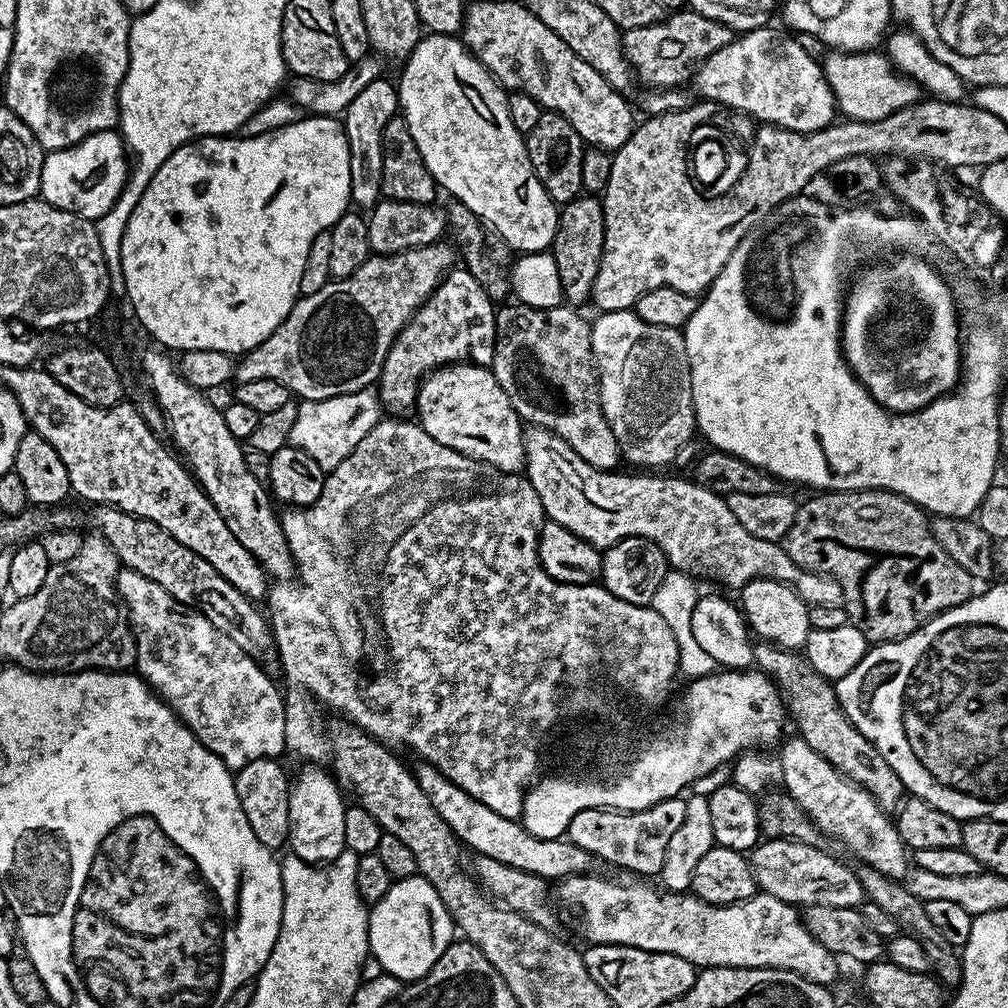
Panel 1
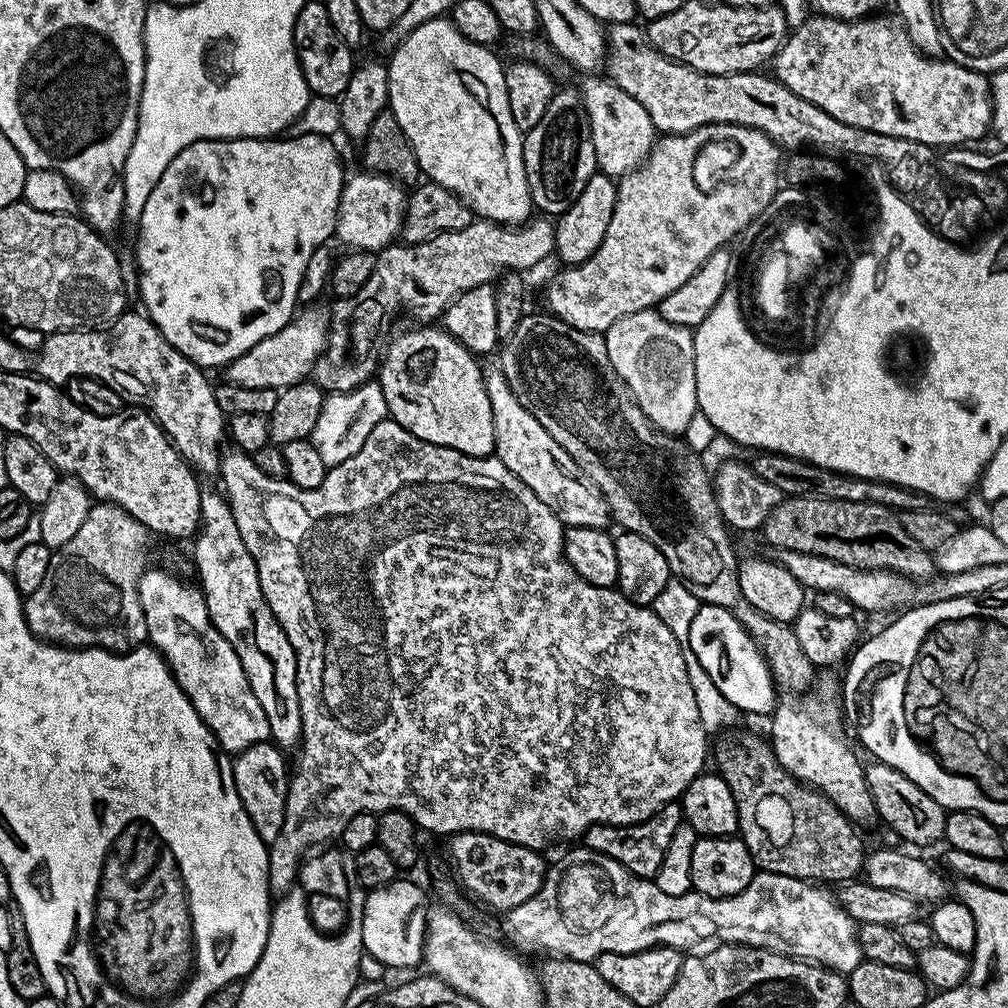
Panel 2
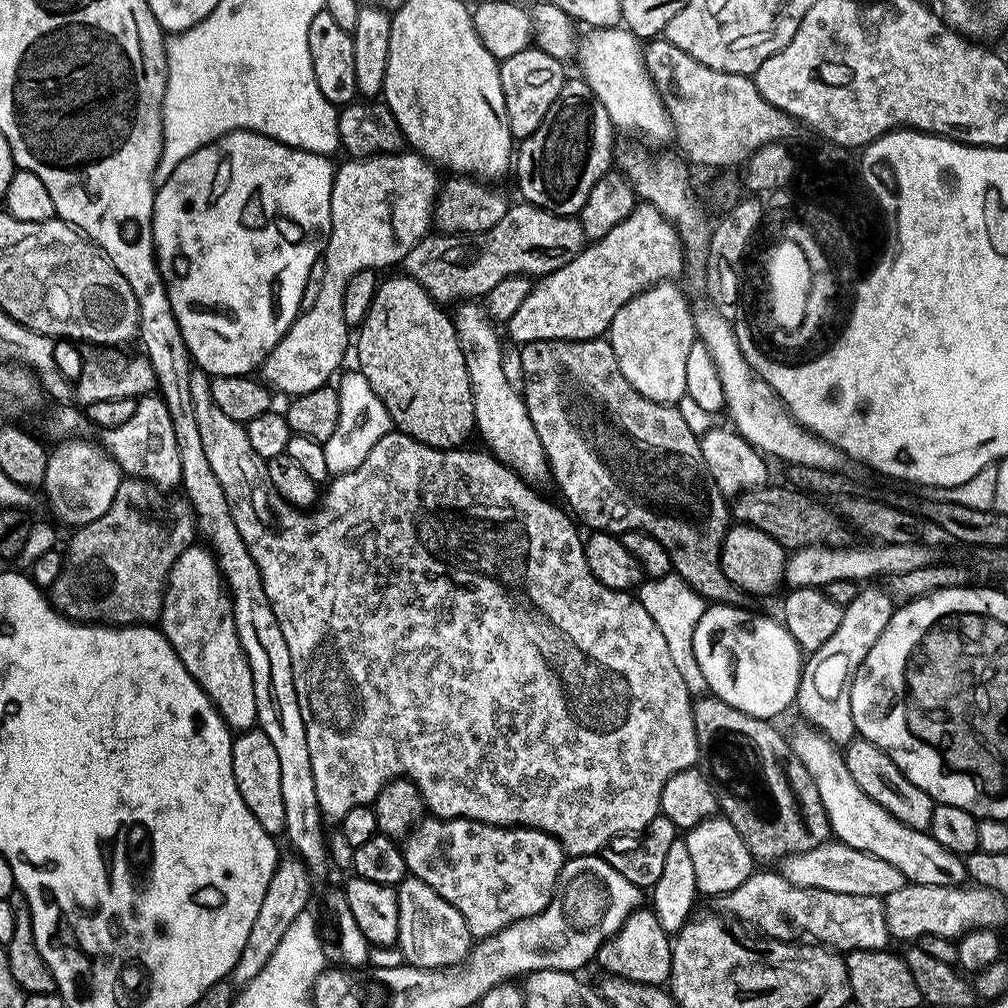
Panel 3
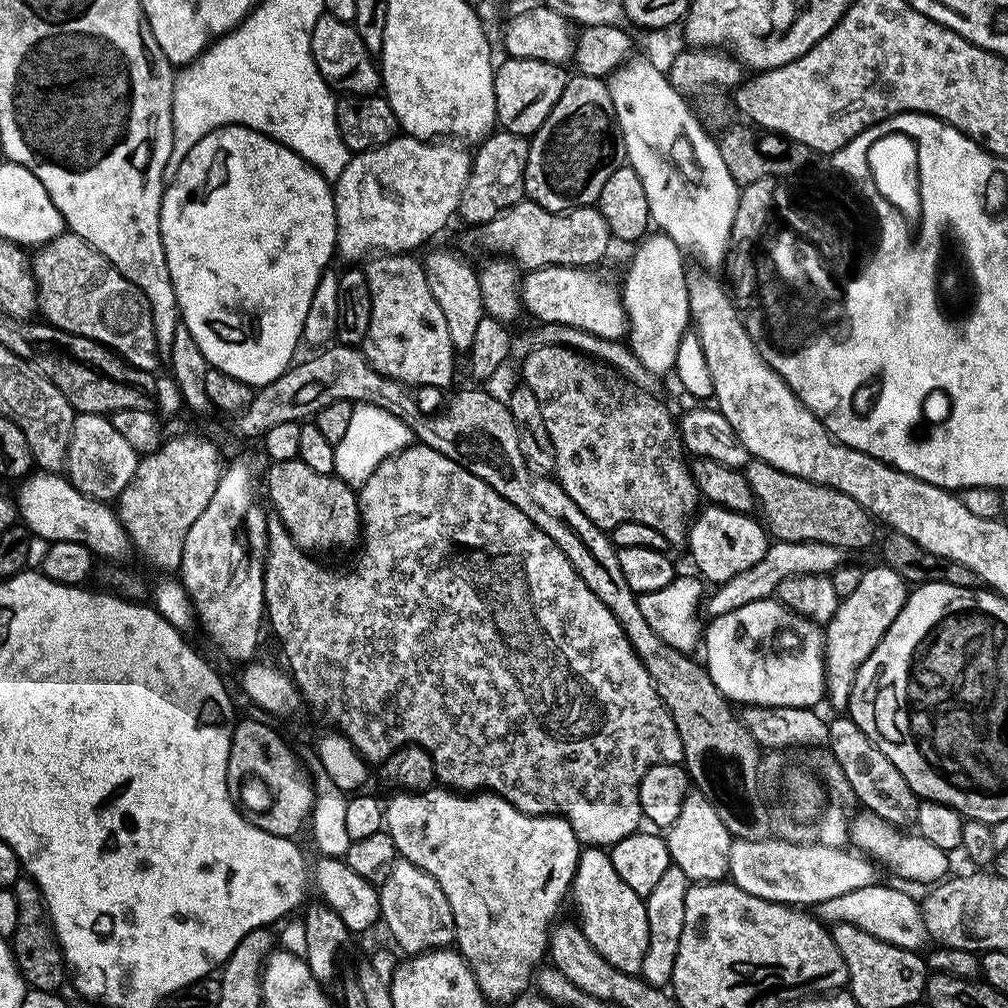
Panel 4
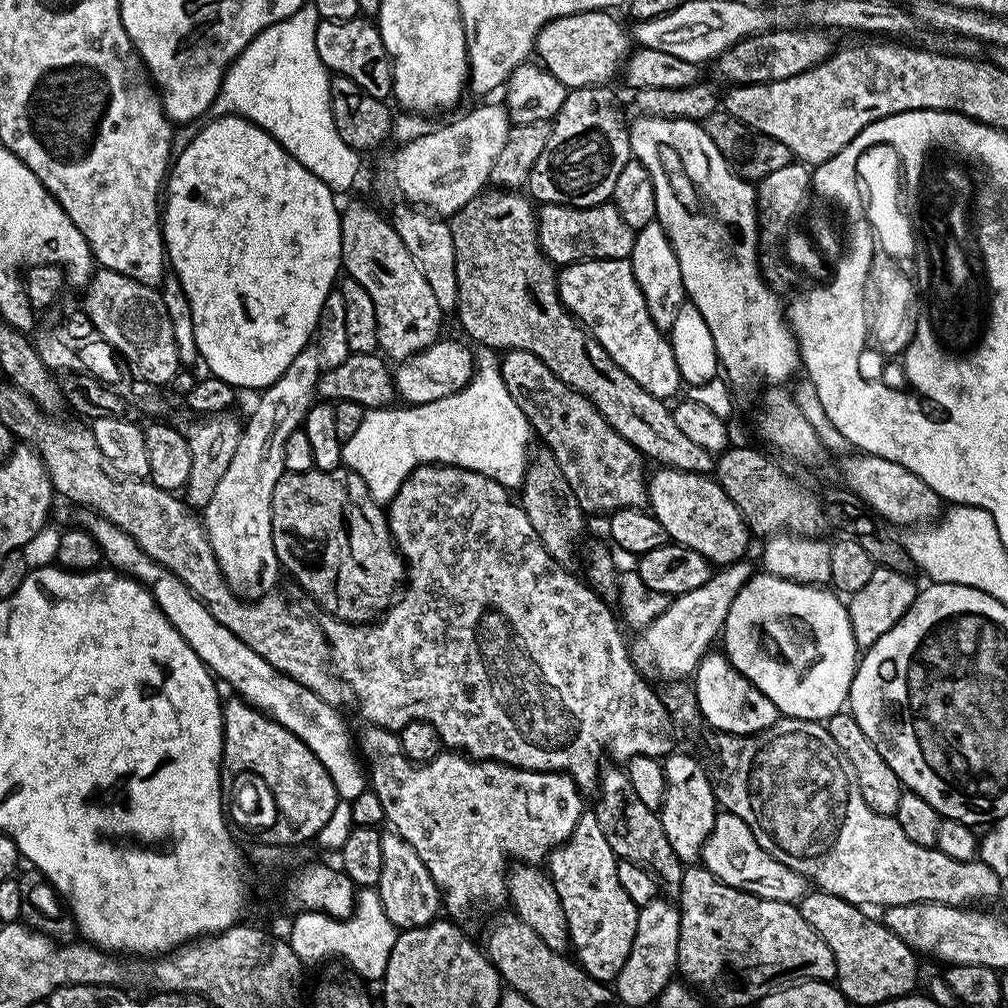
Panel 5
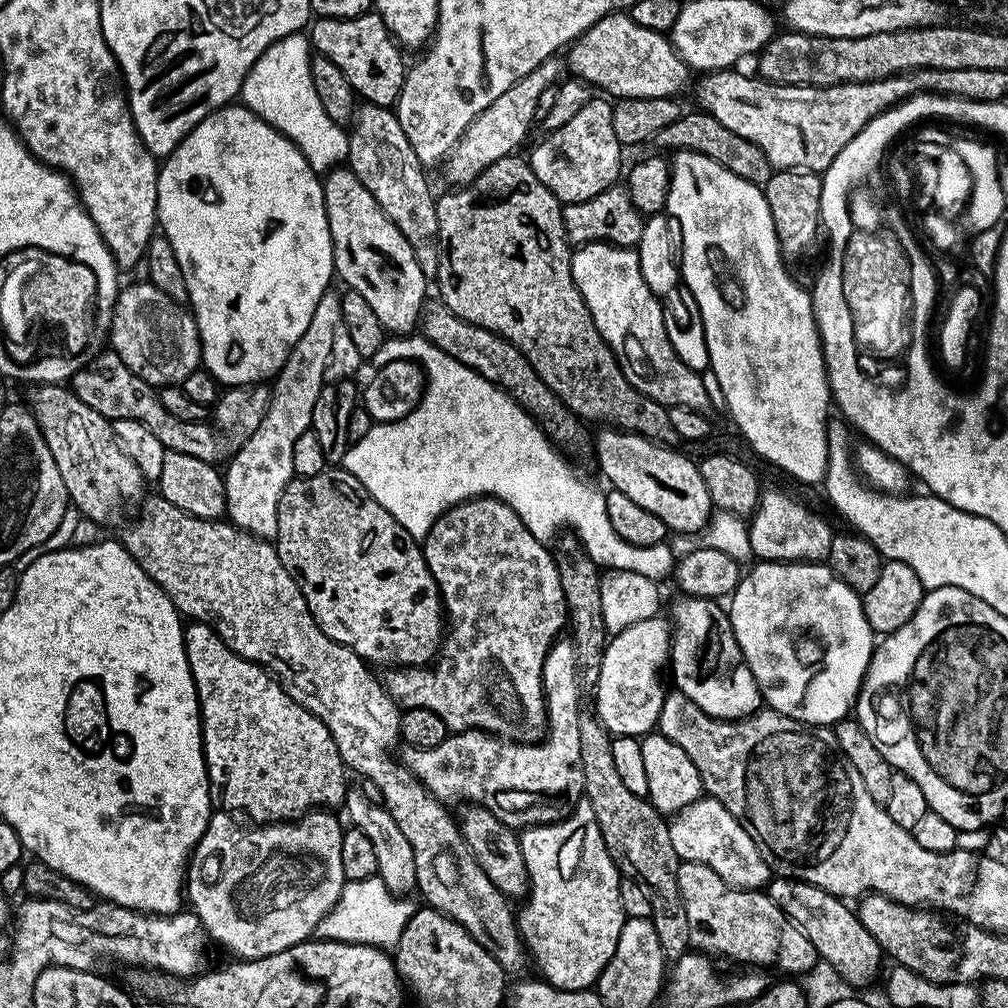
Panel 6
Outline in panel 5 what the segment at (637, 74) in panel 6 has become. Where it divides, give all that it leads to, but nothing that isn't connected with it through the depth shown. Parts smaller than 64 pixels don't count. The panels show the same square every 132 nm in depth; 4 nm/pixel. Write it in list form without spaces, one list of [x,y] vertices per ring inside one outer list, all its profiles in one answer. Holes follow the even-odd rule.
[[[611,11],[579,12],[552,20],[536,39],[535,55],[543,69],[562,82],[568,90],[594,88],[617,79],[630,51],[630,32],[615,20]]]

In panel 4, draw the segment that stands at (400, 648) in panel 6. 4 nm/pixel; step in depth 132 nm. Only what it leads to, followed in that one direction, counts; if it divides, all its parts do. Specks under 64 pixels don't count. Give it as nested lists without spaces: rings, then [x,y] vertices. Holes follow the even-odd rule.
[[[299,458],[286,462],[273,460],[267,466],[269,467],[268,500],[276,511],[273,512],[275,519],[282,522],[282,526],[303,552],[321,554],[320,552],[328,552],[331,548],[348,548],[361,539],[360,502],[357,493],[348,484],[343,484],[334,474],[330,476],[317,474]]]

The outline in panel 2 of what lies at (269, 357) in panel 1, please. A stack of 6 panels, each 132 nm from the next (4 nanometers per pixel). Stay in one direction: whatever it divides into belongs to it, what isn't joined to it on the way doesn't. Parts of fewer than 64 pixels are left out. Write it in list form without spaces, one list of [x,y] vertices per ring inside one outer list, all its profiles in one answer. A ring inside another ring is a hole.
[[[476,218],[461,232],[443,232],[421,244],[393,242],[388,247],[381,248],[376,257],[374,274],[370,274],[366,286],[362,286],[362,290],[358,290],[356,296],[345,296],[337,299],[336,305],[331,305],[328,317],[328,345],[324,348],[323,356],[317,358],[316,365],[312,368],[311,379],[328,394],[353,392],[377,375],[382,349],[385,347],[384,331],[391,326],[392,319],[403,308],[416,319],[413,321],[439,321],[445,310],[466,290],[474,290],[474,286],[492,284],[508,272],[523,273],[524,268],[532,268],[535,264],[542,263],[548,255],[551,257],[556,246],[553,221],[548,218],[536,219],[532,218],[519,226],[512,227]]]

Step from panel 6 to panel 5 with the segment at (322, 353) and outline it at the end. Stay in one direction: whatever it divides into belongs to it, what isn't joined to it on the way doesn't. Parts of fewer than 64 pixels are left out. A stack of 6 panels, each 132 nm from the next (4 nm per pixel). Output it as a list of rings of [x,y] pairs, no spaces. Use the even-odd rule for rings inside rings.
[[[315,347],[304,348],[294,358],[289,368],[269,388],[263,389],[260,401],[252,412],[252,421],[243,425],[238,450],[234,454],[234,462],[230,462],[230,470],[222,474],[222,482],[218,482],[218,490],[214,490],[214,498],[202,510],[202,523],[208,533],[208,541],[214,550],[214,558],[226,578],[226,582],[237,593],[248,598],[265,596],[273,591],[276,579],[282,576],[278,558],[274,554],[272,541],[272,495],[278,478],[284,475],[284,451],[286,438],[297,431],[304,423],[304,416],[314,403],[316,383],[320,380],[322,369],[319,366]]]

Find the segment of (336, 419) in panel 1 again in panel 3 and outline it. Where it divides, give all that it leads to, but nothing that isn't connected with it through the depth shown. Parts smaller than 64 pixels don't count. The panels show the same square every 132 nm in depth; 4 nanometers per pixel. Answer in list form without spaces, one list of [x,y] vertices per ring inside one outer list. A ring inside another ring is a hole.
[[[358,370],[346,372],[339,377],[341,380],[340,384],[338,383],[341,404],[338,424],[334,429],[334,434],[331,434],[329,440],[323,443],[326,450],[326,466],[332,474],[349,472],[362,466],[366,454],[374,450],[374,442],[378,442],[378,438],[385,436],[393,427],[386,406],[380,401],[378,394],[374,394],[370,382],[366,382],[366,378]]]

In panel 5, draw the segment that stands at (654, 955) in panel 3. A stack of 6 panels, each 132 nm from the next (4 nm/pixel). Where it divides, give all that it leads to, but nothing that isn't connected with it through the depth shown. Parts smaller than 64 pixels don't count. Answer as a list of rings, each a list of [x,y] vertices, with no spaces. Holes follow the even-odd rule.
[[[592,810],[581,814],[578,826],[574,826],[567,842],[556,845],[546,857],[546,871],[552,878],[552,885],[558,890],[562,910],[566,910],[571,951],[576,951],[575,959],[589,976],[605,982],[615,981],[626,958],[630,958],[634,930],[638,926],[638,906],[630,902],[630,894],[626,894],[626,890],[622,890],[622,882],[618,882],[617,863],[618,858],[614,850],[610,850],[610,842],[606,842],[606,834],[602,834],[602,826],[598,826],[598,818]]]

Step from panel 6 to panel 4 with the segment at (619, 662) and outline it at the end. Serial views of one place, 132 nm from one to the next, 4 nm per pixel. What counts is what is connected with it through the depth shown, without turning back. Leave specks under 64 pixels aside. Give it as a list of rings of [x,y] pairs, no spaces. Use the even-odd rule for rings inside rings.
[[[776,540],[769,543],[766,554],[756,565],[750,566],[750,570],[742,570],[742,574],[736,574],[730,578],[730,582],[719,585],[716,592],[707,597],[706,612],[709,617],[721,616],[730,610],[738,610],[738,606],[746,606],[750,602],[766,600],[776,595],[778,582],[782,578],[791,576],[805,576],[814,574],[815,576],[829,575],[836,568],[845,563],[846,553],[838,546],[826,546],[826,542],[786,542]]]

